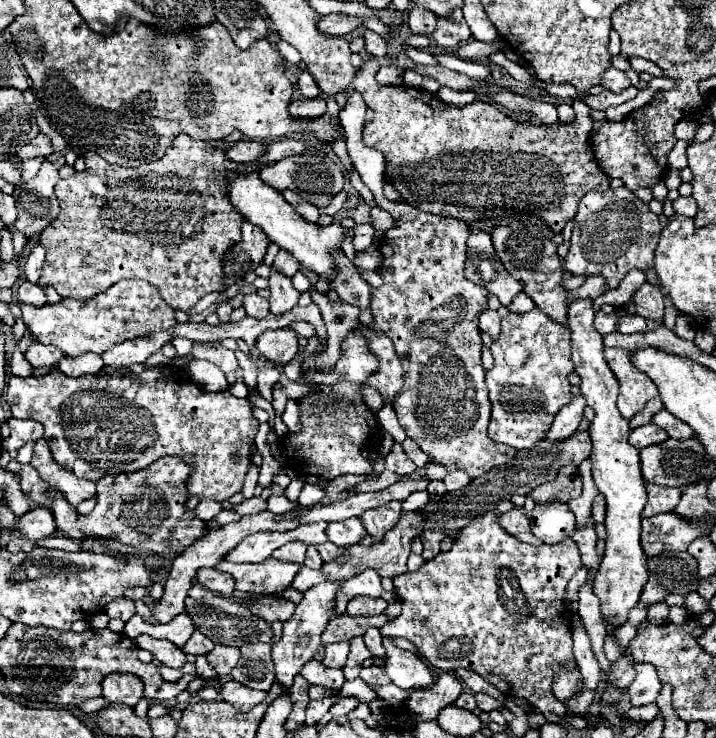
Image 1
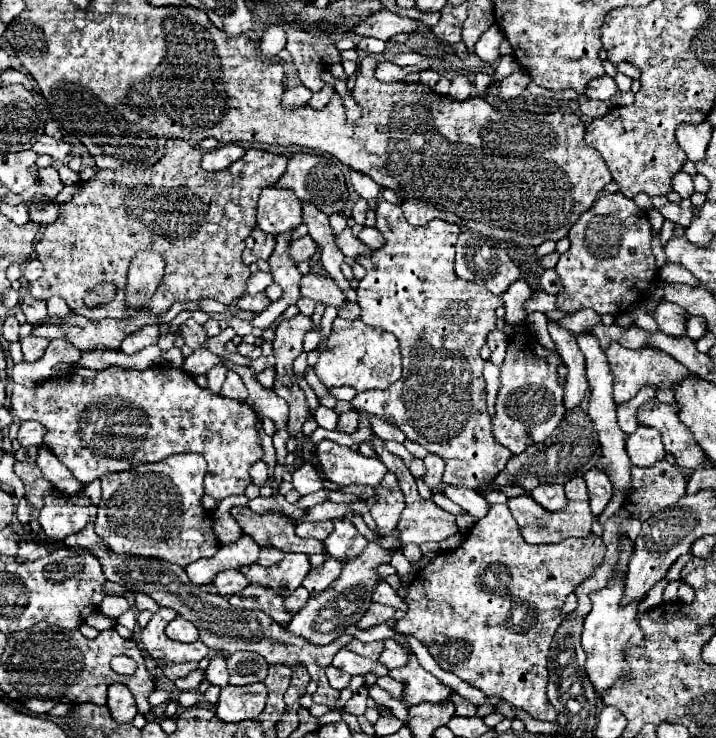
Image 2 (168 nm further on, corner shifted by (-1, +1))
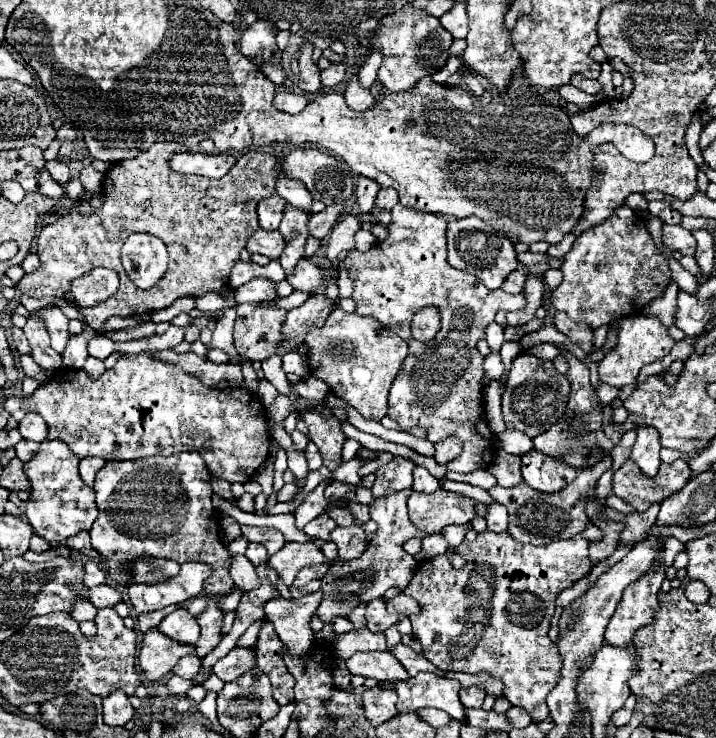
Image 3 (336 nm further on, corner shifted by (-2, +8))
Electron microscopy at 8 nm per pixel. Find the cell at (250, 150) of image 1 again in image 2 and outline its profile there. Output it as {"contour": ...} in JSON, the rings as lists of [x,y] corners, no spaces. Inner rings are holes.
{"contour":[[[224,145],[224,147],[218,147],[218,149],[212,149],[208,153],[204,153],[202,161],[200,161],[200,167],[208,173],[216,173],[216,171],[222,171],[226,169],[230,163],[238,161],[240,157],[244,155],[244,149],[240,145]]]}

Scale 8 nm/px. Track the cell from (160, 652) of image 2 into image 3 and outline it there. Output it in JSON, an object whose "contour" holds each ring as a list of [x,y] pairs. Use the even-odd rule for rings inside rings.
{"contour":[[[149,628],[141,642],[139,666],[145,672],[147,680],[159,680],[169,674],[179,658],[187,654],[195,654],[195,646],[181,644],[169,636],[165,636],[159,628]]]}

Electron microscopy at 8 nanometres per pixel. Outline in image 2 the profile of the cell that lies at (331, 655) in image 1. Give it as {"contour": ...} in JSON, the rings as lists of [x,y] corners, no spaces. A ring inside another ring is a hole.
{"contour":[[[340,649],[340,651],[336,653],[332,665],[338,667],[338,669],[342,669],[342,671],[346,671],[346,673],[350,673],[350,675],[368,675],[368,673],[372,673],[372,675],[376,675],[376,677],[388,675],[388,669],[384,667],[384,663],[372,661],[372,659],[368,659],[368,657],[356,655],[356,653],[346,651],[346,649]]]}

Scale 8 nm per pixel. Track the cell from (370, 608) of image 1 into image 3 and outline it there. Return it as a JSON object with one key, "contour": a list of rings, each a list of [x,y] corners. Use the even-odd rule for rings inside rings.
{"contour":[[[375,598],[367,604],[365,618],[367,618],[367,628],[371,632],[385,632],[391,624],[397,622],[397,614],[387,612],[383,598]]]}

